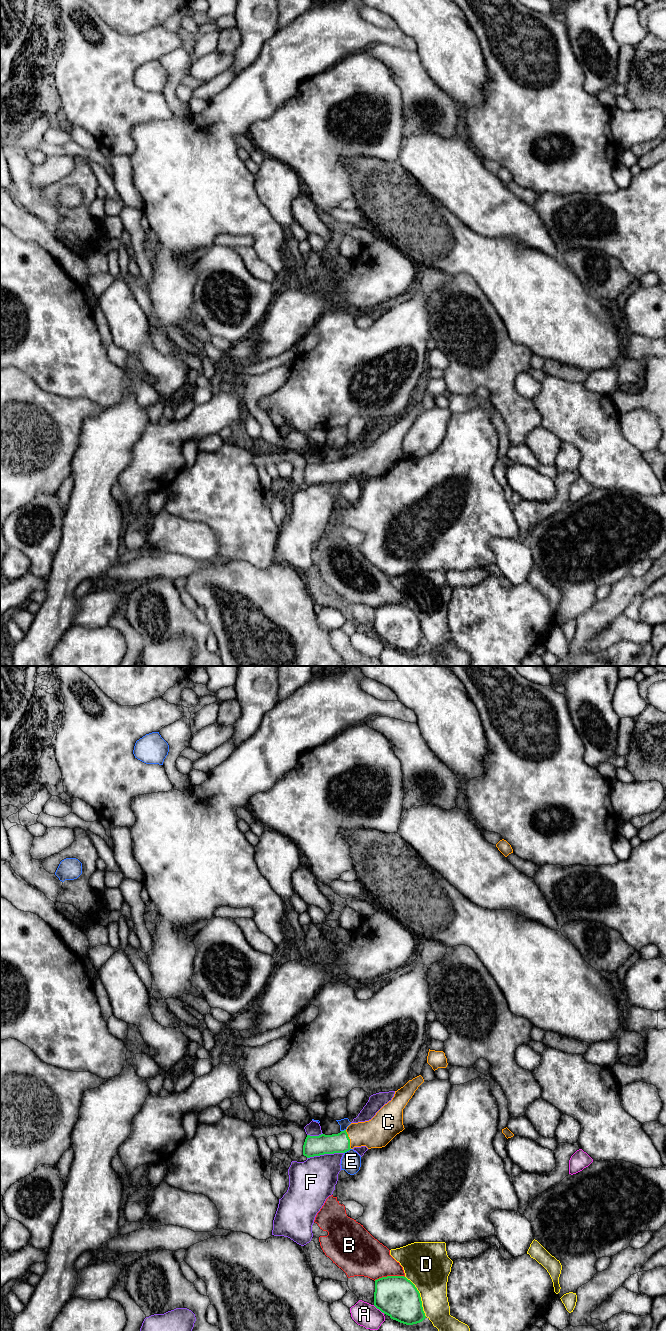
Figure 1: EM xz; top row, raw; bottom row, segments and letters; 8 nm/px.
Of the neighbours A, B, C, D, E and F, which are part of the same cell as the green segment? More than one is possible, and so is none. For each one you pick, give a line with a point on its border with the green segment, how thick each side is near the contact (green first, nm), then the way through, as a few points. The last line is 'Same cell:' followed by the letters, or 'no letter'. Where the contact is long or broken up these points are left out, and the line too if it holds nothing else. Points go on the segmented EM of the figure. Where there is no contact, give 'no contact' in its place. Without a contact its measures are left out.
C: contact xz (349, 1139); calibres 160 and 240 nm; way xz (323, 1144), (341, 1143), (349, 1139), (357, 1134), (376, 1133)
Same cell: C

